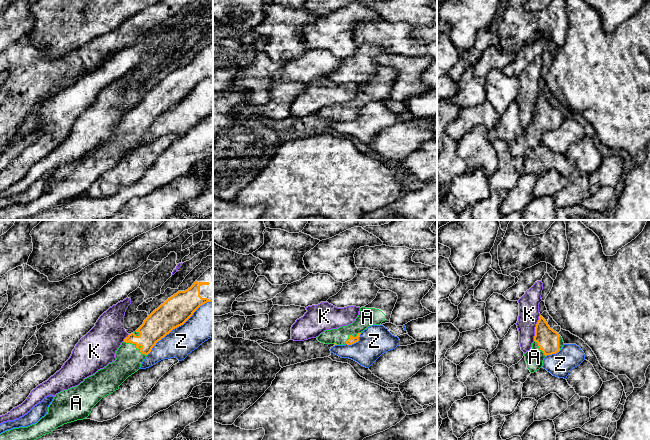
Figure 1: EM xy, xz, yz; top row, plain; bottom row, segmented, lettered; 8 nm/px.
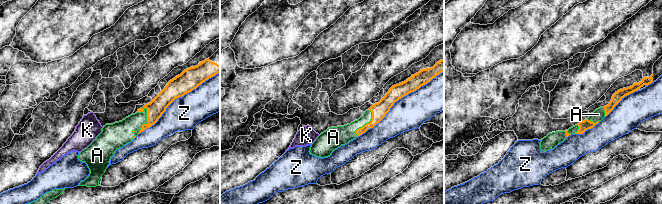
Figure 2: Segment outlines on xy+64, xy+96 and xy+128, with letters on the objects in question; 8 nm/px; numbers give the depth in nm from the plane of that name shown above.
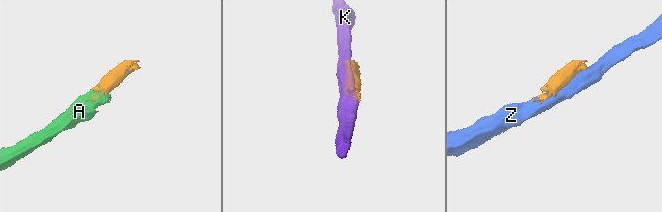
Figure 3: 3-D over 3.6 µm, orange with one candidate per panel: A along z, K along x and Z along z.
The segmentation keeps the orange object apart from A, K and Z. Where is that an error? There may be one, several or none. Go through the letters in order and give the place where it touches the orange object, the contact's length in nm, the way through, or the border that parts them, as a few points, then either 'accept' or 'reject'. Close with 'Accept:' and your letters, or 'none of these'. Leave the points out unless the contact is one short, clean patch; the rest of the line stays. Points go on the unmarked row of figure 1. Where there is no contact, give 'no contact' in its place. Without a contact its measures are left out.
A: contact xy (136, 121); length 220 nm; accept
K: contact yz (535, 104); length 220 nm; reject
Z: contact xy (178, 102); length 700 nm; reject
Accept: A

